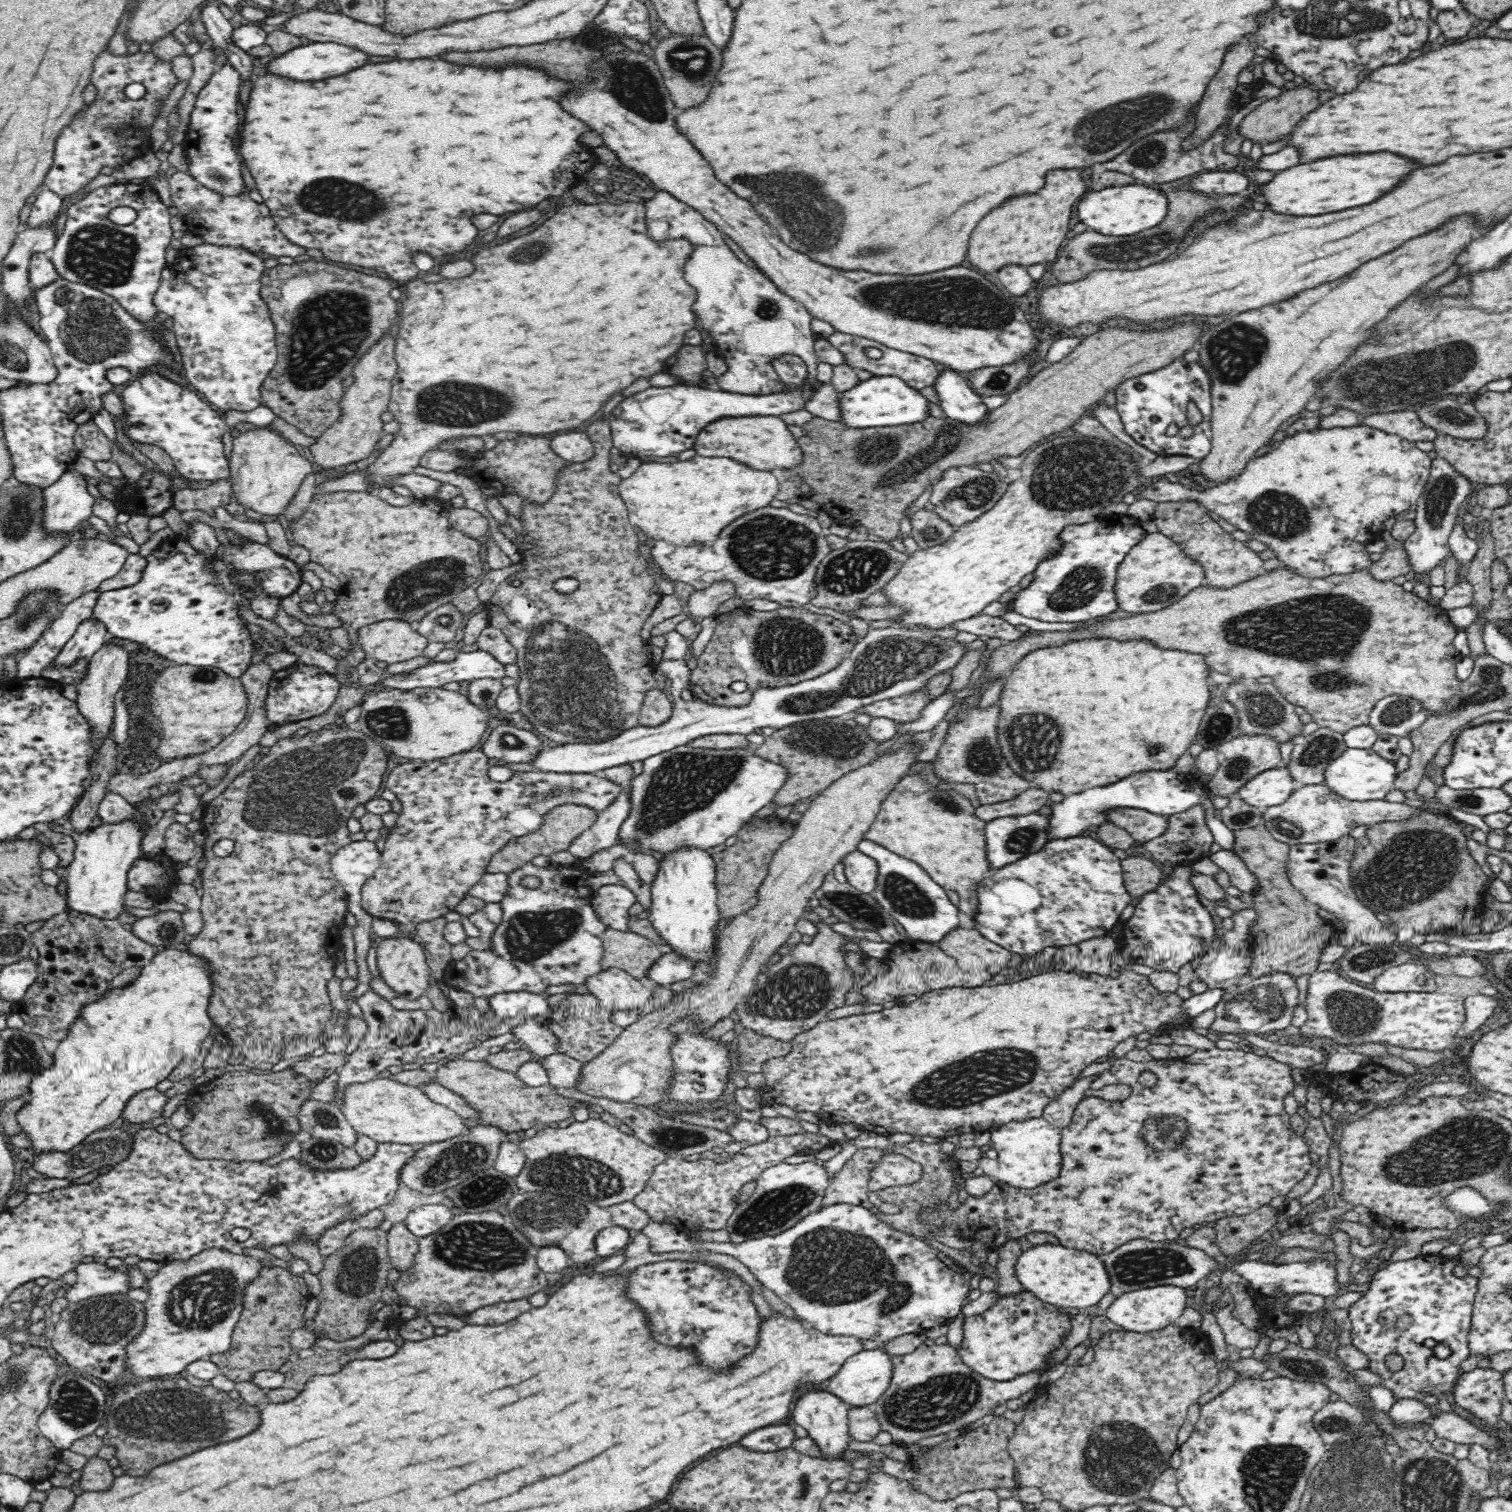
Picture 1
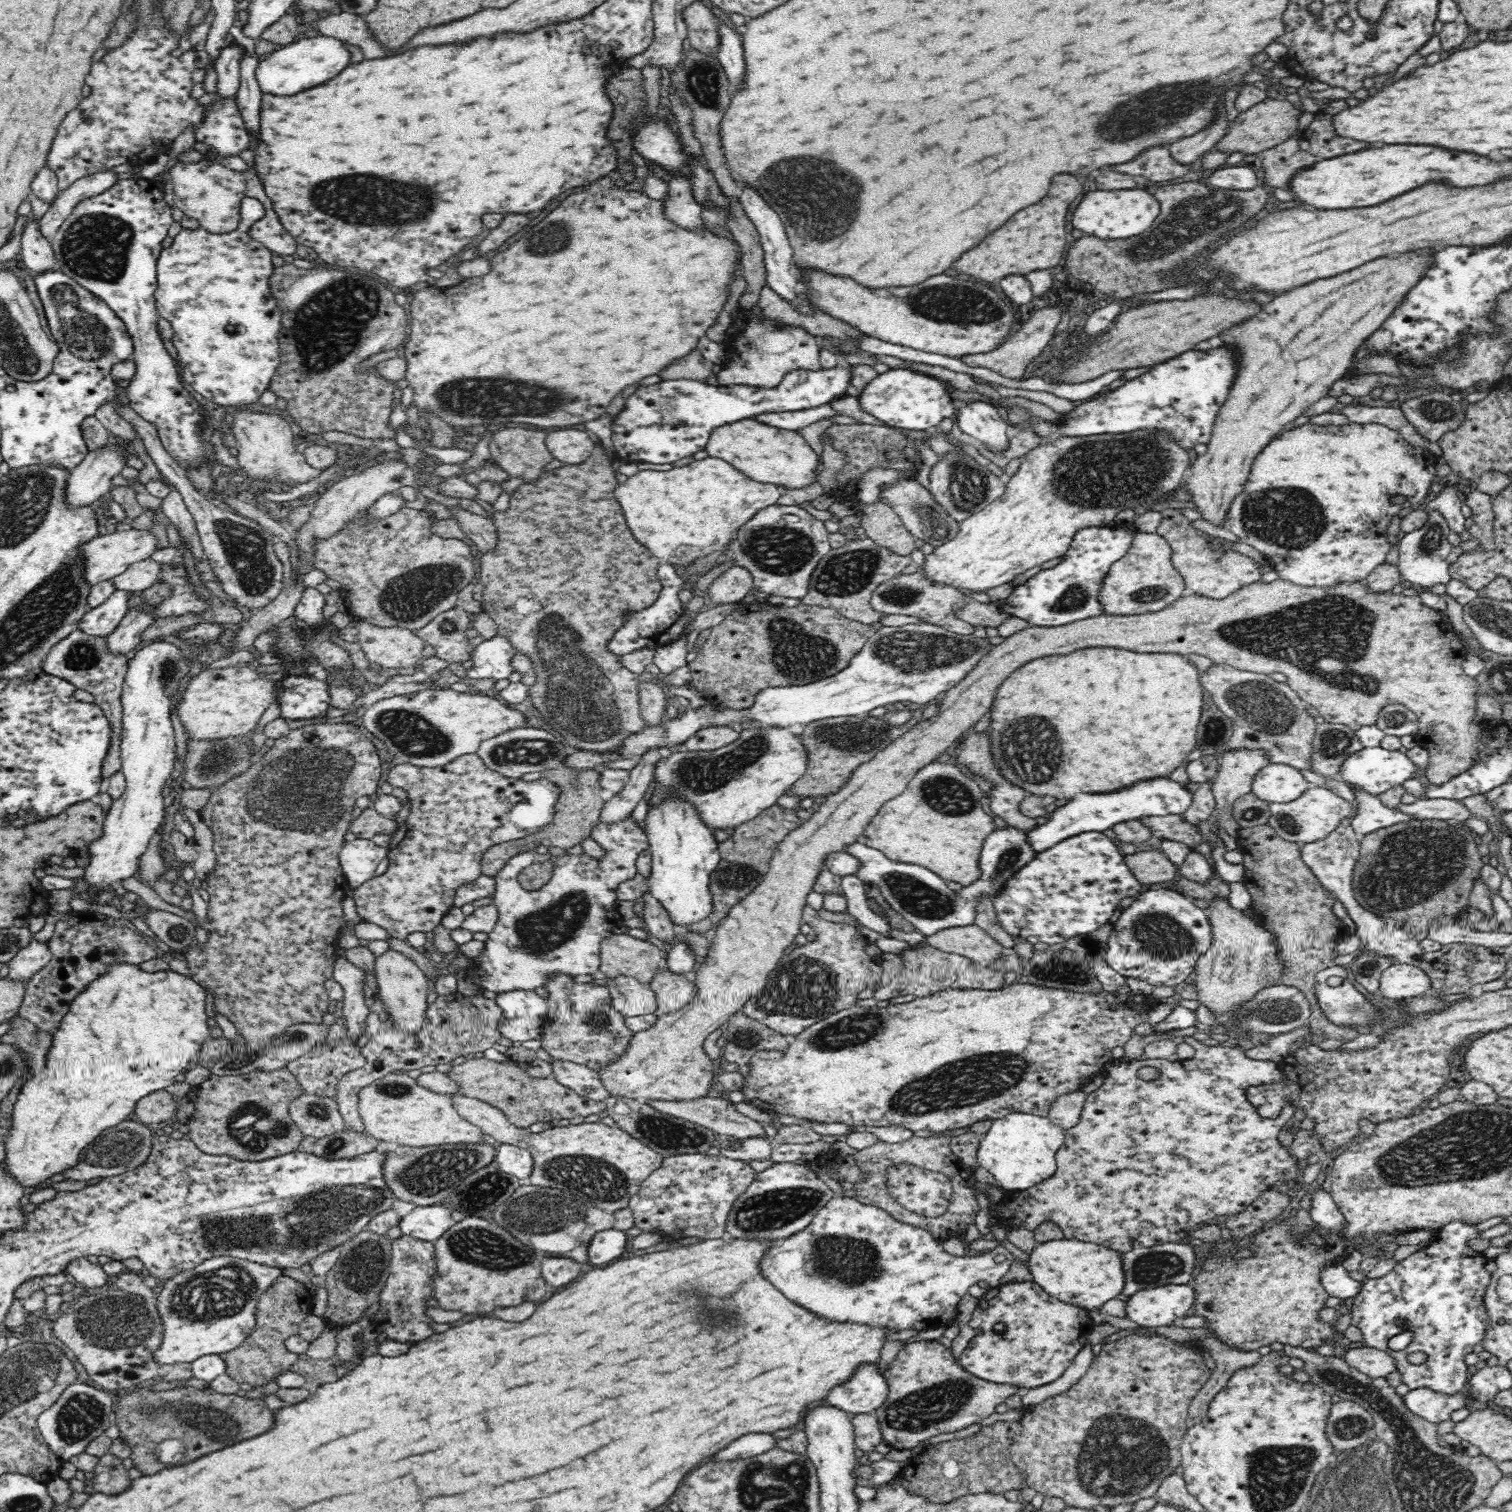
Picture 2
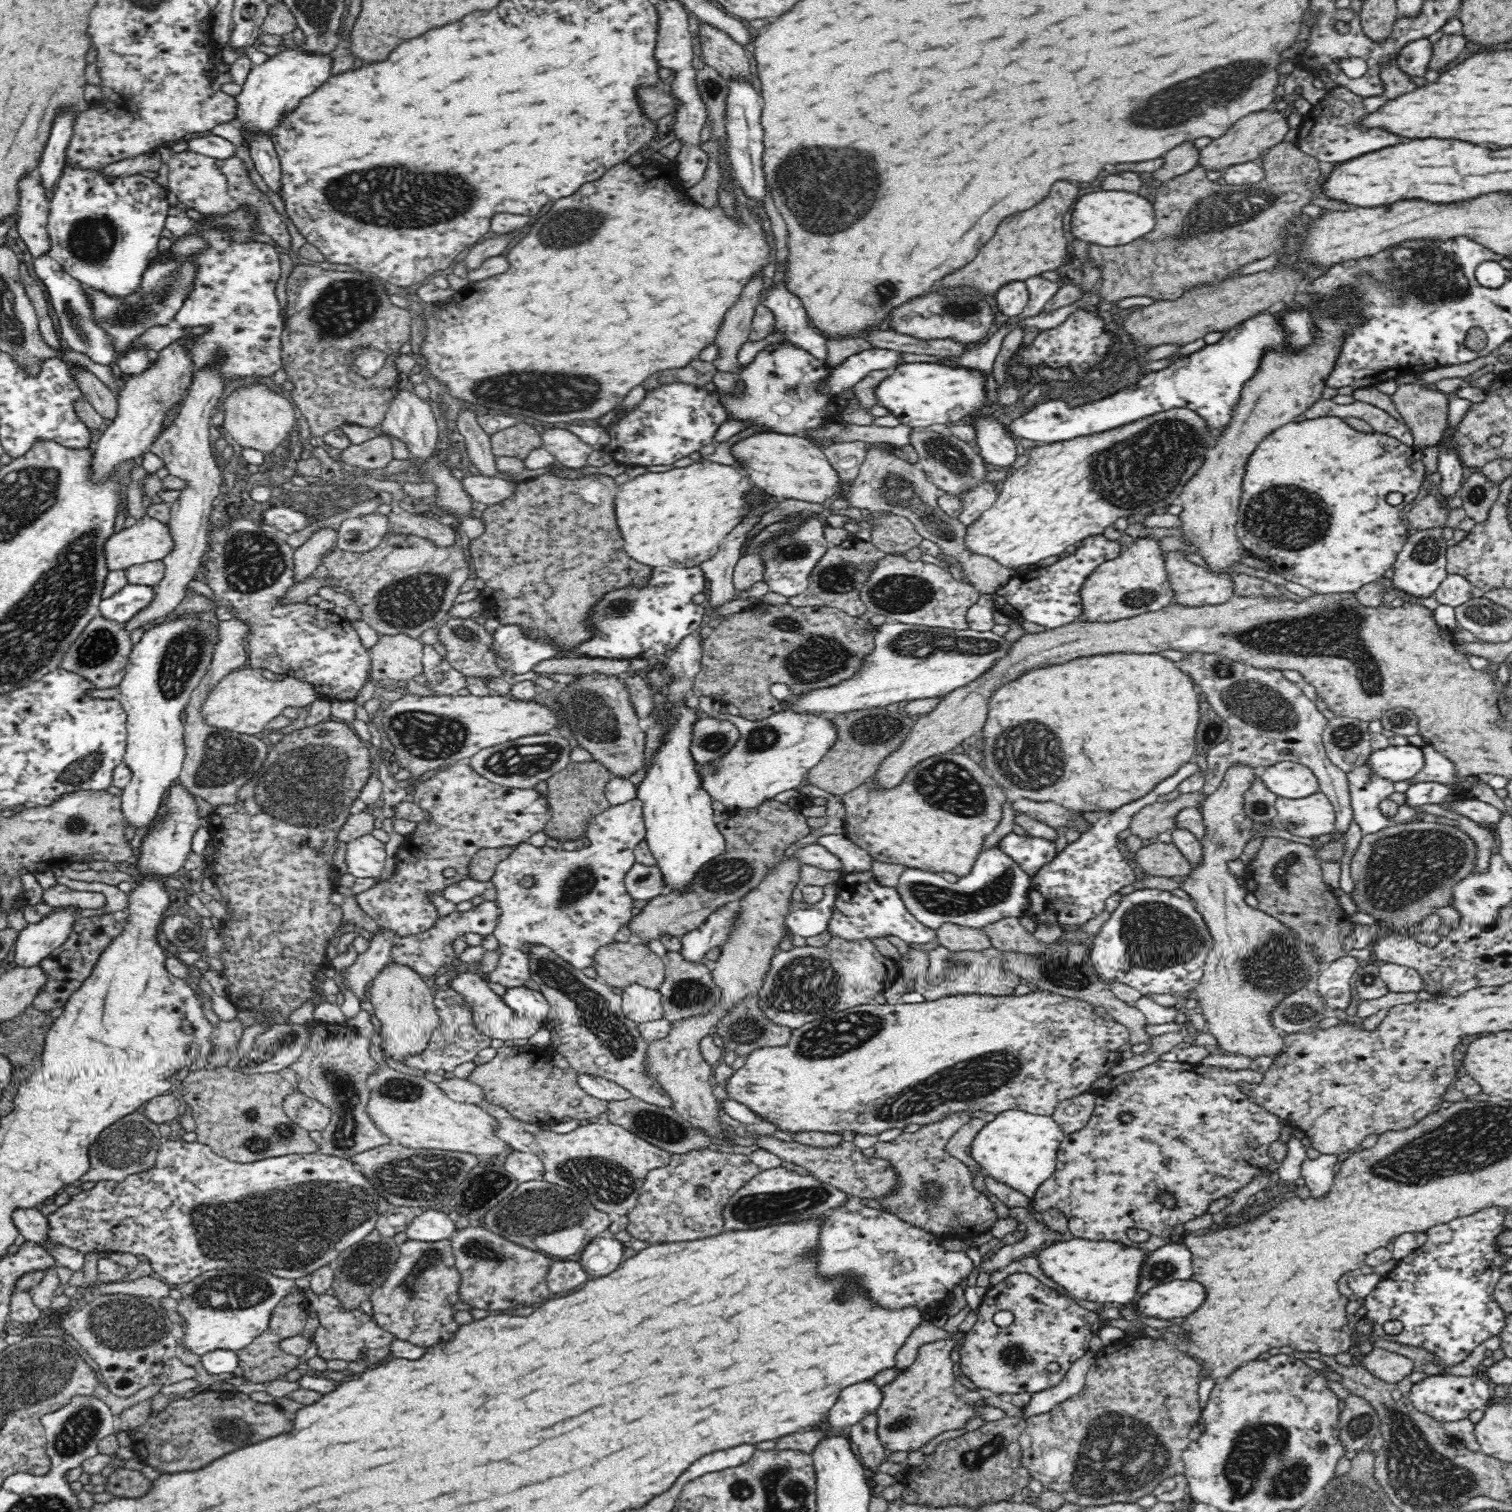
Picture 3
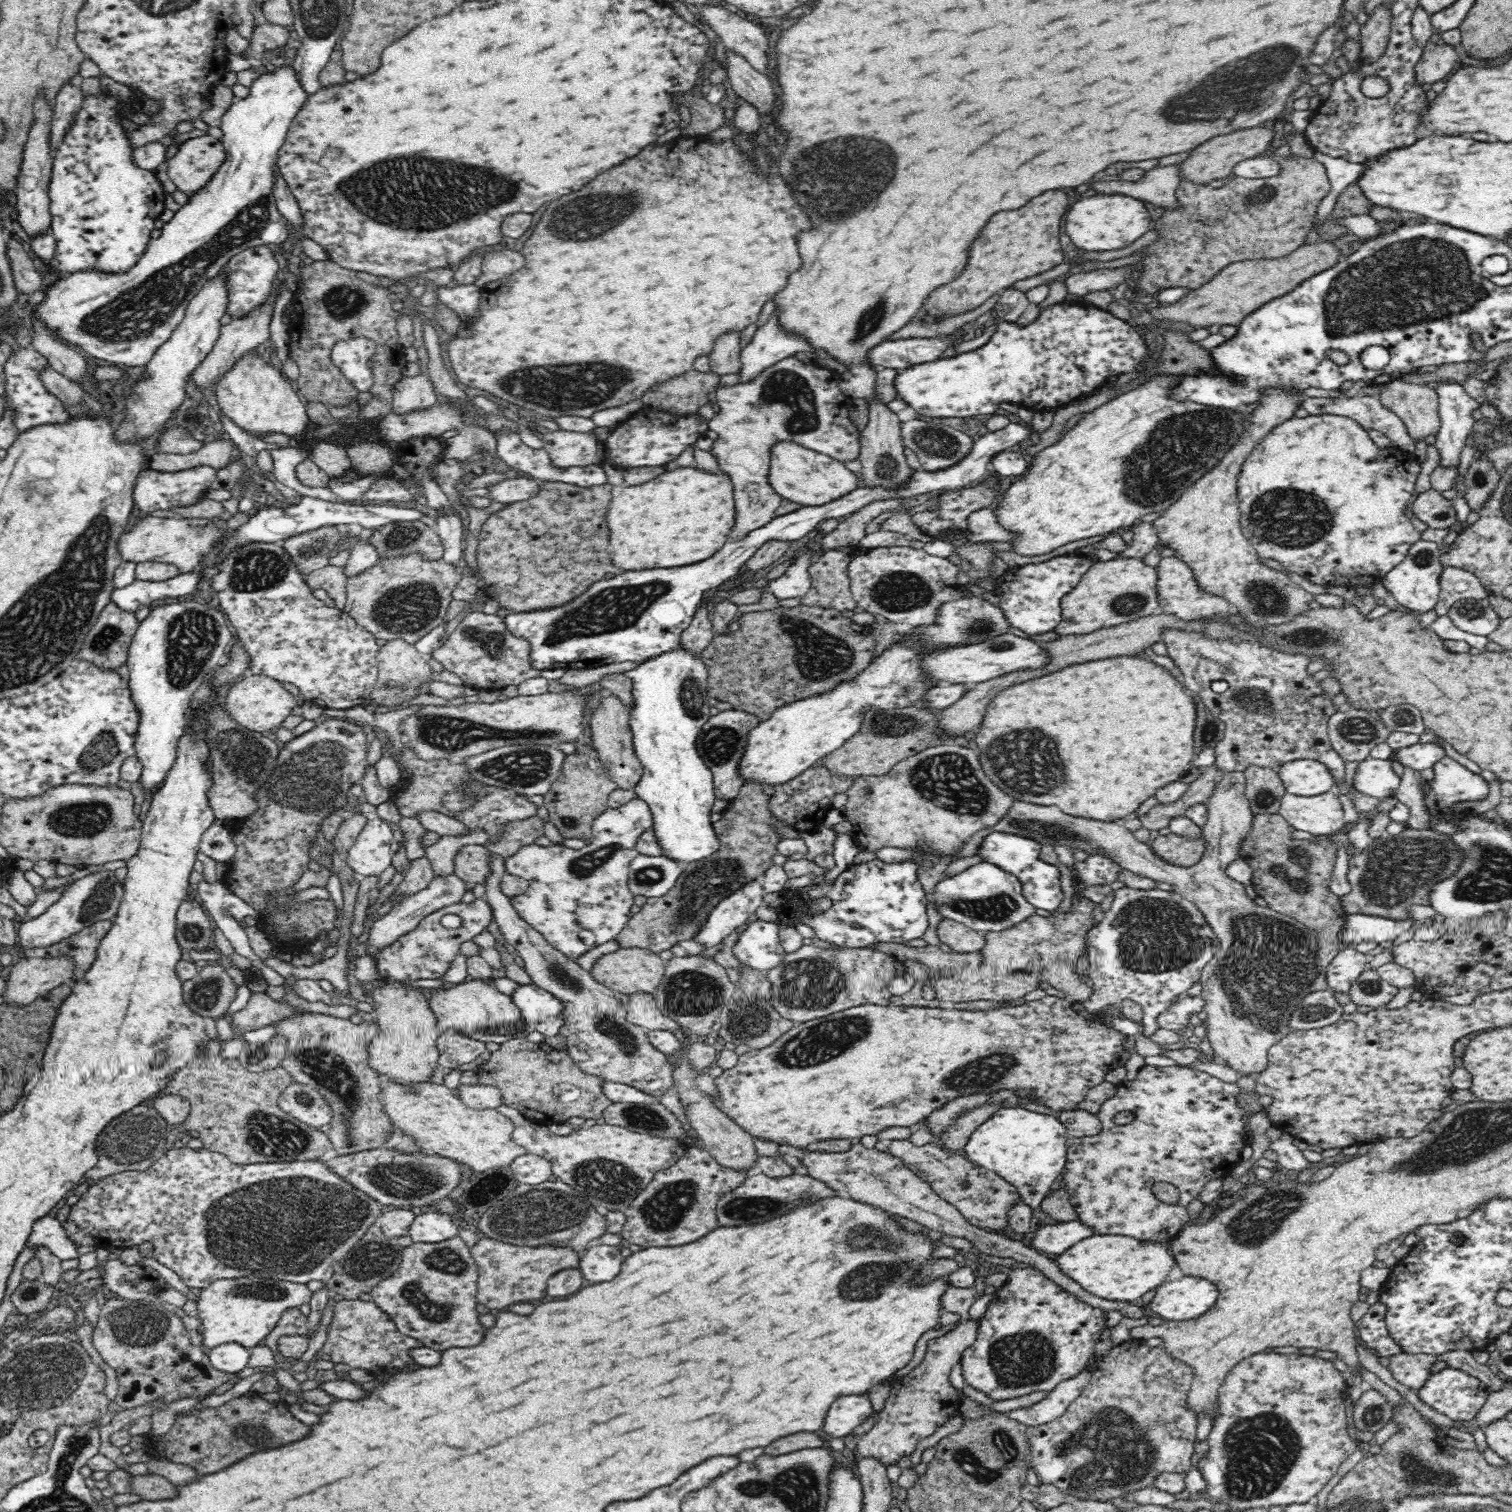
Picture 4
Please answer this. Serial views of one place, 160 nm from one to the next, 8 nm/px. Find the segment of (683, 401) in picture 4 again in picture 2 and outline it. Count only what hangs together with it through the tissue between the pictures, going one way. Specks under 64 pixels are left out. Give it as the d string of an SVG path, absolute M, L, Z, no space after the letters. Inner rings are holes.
M694 348L686 358L680 358L662 370L660 378L662 381L688 379L706 383L706 378L712 376L712 366L714 363L704 358L700 349Z

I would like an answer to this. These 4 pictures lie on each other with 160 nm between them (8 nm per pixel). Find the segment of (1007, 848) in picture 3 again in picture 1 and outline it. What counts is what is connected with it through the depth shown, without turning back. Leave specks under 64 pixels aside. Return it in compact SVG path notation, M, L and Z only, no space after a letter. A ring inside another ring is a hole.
M1173 768L1168 770L1148 770L1132 774L1120 782L1114 782L1110 786L1091 788L1076 794L1065 795L1062 802L1053 805L1052 814L1049 818L1050 828L1048 838L1070 838L1087 834L1090 826L1104 824L1104 810L1110 808L1142 808L1158 815L1170 816L1170 814L1182 812L1193 806L1202 807L1204 822L1214 843L1221 849L1233 850L1234 833L1230 827L1226 827L1218 818L1218 810L1212 802L1213 794L1196 773L1176 772Z

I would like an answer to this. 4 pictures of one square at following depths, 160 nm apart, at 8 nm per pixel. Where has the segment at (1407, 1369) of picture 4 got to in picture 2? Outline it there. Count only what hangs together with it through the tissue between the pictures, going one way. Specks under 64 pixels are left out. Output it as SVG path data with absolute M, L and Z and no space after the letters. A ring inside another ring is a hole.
M1374 1347L1352 1348L1344 1354L1345 1362L1369 1378L1383 1378L1396 1371L1392 1355Z

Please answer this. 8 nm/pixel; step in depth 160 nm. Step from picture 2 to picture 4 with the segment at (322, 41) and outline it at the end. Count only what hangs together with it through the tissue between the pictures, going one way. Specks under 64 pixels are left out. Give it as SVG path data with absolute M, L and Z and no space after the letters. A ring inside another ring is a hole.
M292 64L275 67L272 71L267 70L266 72L260 72L260 74L252 80L248 88L248 96L246 96L246 98L239 98L238 102L234 100L221 118L221 131L223 135L220 141L226 149L226 158L221 168L218 169L218 172L210 179L210 182L201 190L202 192L194 194L180 210L175 212L175 215L161 229L161 236L149 242L142 258L139 258L138 262L136 262L127 273L116 275L102 273L102 271L82 271L71 274L69 278L58 279L51 288L47 289L43 301L35 308L37 317L47 328L58 334L60 339L63 338L71 346L77 347L79 344L86 352L90 352L90 354L96 356L96 358L115 362L116 366L124 368L128 366L145 366L145 364L148 364L150 359L154 356L154 353L156 353L156 350L171 337L173 330L184 320L190 300L200 292L200 289L210 279L218 275L220 268L222 268L234 254L238 254L238 252L242 252L242 250L252 248L253 246L269 245L273 247L283 243L287 239L289 234L288 227L286 227L286 219L284 219L282 213L278 210L272 191L272 184L274 184L274 164L277 164L278 149L284 144L284 138L286 138L288 128L290 128L294 116L296 116L297 112L304 106L308 95L309 94L301 85L300 79L297 77Z

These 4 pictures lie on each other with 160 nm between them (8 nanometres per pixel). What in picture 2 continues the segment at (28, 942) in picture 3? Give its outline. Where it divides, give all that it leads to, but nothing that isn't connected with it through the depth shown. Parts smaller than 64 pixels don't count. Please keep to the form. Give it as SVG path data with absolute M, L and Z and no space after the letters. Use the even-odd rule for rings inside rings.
M31 939L30 946L22 948L8 964L7 978L12 981L28 982L34 974L46 967L52 959L47 943Z

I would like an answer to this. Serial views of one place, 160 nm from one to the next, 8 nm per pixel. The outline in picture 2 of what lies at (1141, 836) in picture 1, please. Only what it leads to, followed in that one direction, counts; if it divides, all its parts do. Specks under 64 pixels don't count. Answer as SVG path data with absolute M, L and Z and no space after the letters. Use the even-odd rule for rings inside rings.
M1179 814L1168 816L1140 816L1138 821L1150 829L1153 842L1158 840L1176 840L1189 847L1196 847L1202 842L1202 834L1196 825L1184 821Z

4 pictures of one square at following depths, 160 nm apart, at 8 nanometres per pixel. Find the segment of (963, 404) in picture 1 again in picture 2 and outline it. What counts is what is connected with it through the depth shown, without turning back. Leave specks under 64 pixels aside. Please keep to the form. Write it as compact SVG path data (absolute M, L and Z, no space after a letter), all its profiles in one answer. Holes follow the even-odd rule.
M982 400L964 402L964 406L957 407L955 414L958 427L968 440L979 443L992 451L1002 451L1009 446L1007 434L1009 426L1004 422L1003 412L992 403Z

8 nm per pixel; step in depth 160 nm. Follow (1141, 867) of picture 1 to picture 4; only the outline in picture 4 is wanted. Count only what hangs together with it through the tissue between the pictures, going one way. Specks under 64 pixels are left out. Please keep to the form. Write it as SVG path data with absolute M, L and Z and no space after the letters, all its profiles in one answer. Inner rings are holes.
M1174 833L1159 835L1151 849L1160 859L1176 866L1189 867L1196 864L1204 854L1204 839L1186 839Z

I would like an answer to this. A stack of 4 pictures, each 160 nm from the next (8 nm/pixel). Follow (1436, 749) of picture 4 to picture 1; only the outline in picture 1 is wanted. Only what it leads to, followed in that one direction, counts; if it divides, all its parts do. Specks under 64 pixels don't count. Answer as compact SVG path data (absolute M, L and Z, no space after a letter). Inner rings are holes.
M1347 748L1324 768L1322 783L1330 791L1342 795L1342 798L1367 801L1383 799L1390 792L1390 788L1394 788L1394 778L1396 778L1396 767L1372 751L1371 748Z

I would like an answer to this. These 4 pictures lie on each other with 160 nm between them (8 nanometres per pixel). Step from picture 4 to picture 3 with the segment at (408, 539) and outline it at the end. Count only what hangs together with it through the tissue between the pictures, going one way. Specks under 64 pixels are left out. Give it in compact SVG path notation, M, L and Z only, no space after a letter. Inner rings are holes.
M394 506L389 514L389 529L406 535L426 538L442 547L455 545L455 533L452 527L442 524L435 517L414 515Z

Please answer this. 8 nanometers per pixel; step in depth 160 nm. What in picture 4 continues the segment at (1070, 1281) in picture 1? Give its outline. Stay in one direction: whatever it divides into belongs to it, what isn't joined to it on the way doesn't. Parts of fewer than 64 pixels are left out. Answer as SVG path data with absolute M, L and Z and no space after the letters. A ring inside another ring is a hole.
M1112 1234L1088 1236L1072 1244L1064 1253L1054 1256L1054 1261L1058 1263L1062 1275L1078 1283L1091 1295L1111 1301L1136 1303L1148 1290L1164 1282L1175 1263L1166 1245Z

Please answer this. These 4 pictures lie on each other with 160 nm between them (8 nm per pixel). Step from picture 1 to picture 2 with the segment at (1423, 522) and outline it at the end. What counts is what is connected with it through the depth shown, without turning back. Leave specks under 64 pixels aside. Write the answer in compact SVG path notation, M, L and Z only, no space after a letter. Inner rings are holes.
M1426 508L1426 522L1419 529L1405 534L1395 547L1399 549L1397 567L1411 585L1418 589L1422 586L1434 586L1434 584L1448 584L1451 581L1446 557L1450 554L1452 546L1448 541L1450 535L1449 524L1441 512L1435 508Z

